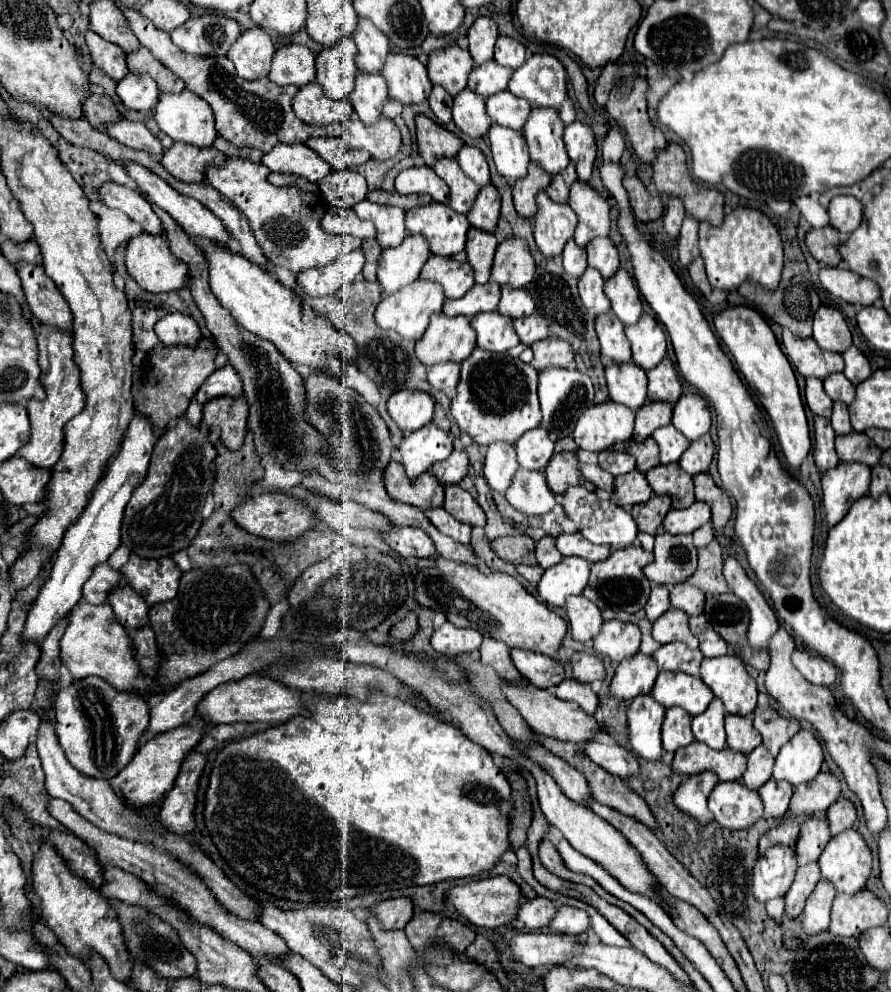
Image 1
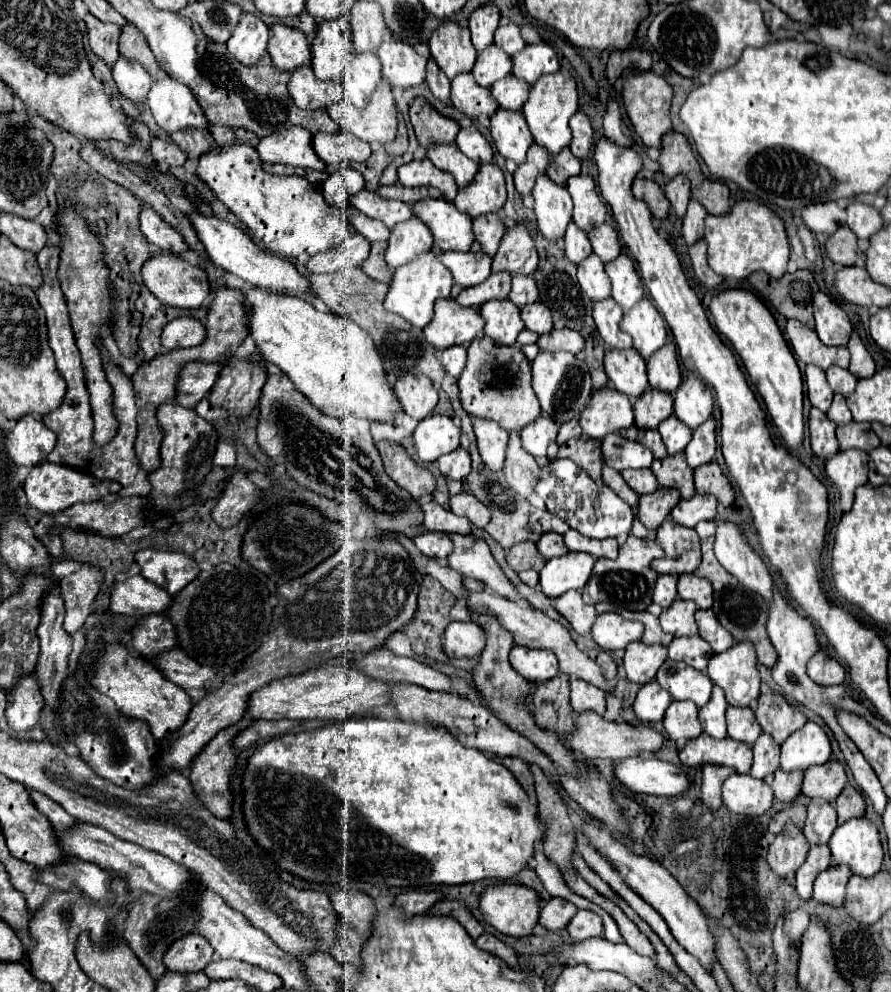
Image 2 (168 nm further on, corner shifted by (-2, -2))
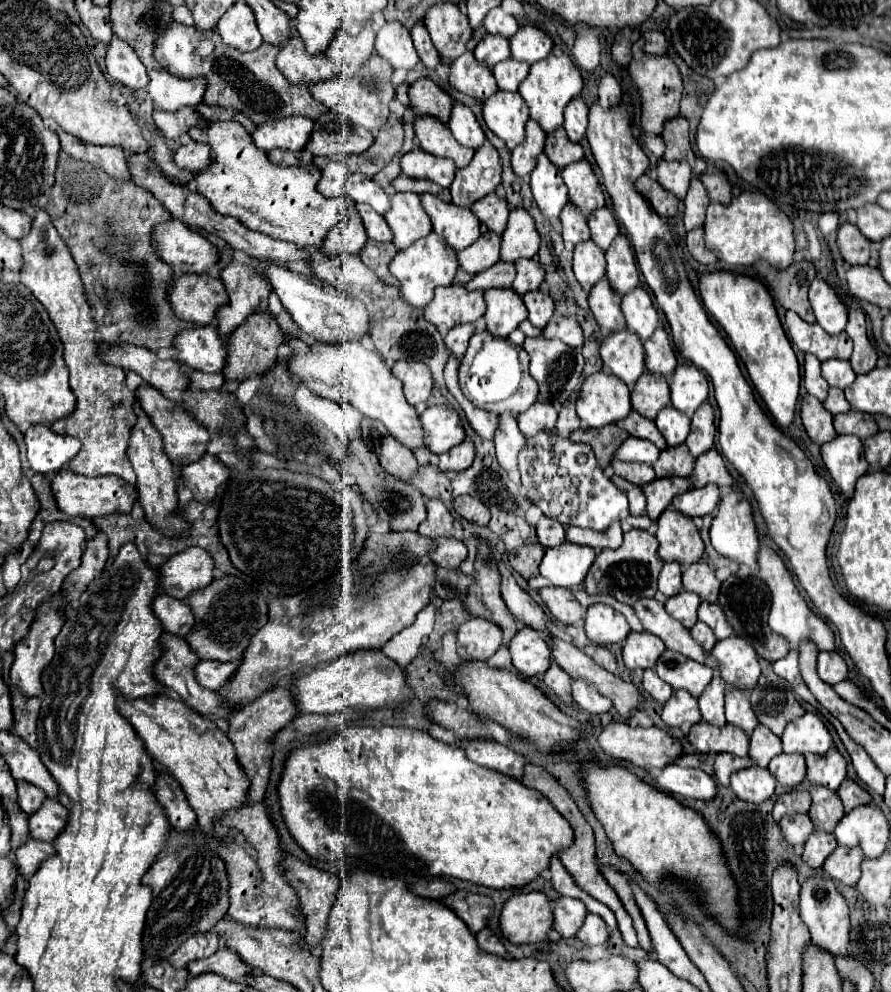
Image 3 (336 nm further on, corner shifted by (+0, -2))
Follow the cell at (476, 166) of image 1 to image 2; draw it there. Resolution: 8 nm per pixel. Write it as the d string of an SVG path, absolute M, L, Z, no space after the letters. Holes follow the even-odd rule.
M469 126L461 128L461 132L457 134L455 144L459 146L459 150L467 158L475 160L477 164L491 164L493 162L493 150L491 150L489 142L475 128L469 128Z

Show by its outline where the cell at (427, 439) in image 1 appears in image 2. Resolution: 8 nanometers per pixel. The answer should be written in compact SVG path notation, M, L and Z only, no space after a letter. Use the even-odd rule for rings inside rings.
M433 414L417 424L413 442L419 462L435 462L459 446L459 428L449 416Z

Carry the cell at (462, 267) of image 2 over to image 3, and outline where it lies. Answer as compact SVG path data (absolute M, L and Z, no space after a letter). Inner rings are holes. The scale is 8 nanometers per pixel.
M485 232L479 236L477 242L473 242L469 248L461 250L457 254L459 264L469 272L477 274L489 266L493 266L499 260L499 250L501 250L501 236L495 232Z

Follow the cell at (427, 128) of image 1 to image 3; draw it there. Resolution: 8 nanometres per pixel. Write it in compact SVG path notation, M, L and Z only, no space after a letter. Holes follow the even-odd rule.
M419 78L409 86L411 108L415 114L431 114L447 124L453 98L431 78Z

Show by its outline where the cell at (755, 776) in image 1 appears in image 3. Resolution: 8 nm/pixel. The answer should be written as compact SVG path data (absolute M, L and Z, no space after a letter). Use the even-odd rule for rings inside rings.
M759 724L753 734L751 734L751 742L749 742L749 756L753 758L753 762L757 766L767 766L769 760L773 756L781 754L781 738L775 736L769 728L765 728L763 724Z

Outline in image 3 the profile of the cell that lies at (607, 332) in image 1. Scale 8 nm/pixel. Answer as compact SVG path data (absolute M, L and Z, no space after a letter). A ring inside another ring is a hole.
M601 280L601 284L595 284L589 292L589 306L595 314L597 324L607 332L619 332L625 330L625 316L619 308L621 294L613 292L609 280Z

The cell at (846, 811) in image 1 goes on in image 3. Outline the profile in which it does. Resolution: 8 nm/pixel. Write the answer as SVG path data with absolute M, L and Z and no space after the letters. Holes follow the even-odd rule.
M845 778L845 780L841 782L841 786L839 786L837 794L839 794L839 796L841 796L841 800L843 800L845 812L851 812L853 808L857 808L857 806L863 806L863 804L869 804L869 802L871 802L871 794L869 794L865 788L861 788L857 782L849 780L849 778Z

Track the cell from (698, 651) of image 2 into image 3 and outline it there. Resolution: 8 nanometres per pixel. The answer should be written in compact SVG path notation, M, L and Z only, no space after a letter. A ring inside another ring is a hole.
M697 622L697 624L691 628L691 634L693 634L693 638L695 638L707 652L709 652L709 650L713 648L713 644L717 642L713 630L711 630L707 624L703 624L703 622Z

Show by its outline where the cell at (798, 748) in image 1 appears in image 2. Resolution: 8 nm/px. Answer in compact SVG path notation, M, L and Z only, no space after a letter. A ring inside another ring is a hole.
M807 722L799 732L791 734L781 744L781 768L785 772L801 770L809 766L821 766L831 756L831 744L823 728L815 722Z

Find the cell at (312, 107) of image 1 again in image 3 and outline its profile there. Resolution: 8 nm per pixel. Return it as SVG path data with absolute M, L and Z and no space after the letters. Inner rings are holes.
M291 36L277 54L277 68L291 84L313 86L319 80L327 80L339 74L337 64L327 56L309 56L299 36Z

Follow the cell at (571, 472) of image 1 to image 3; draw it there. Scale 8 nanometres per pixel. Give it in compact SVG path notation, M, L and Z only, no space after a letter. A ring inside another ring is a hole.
M609 424L605 428L591 428L591 430L575 430L569 436L573 442L585 442L593 448L595 458L601 468L607 468L607 464L613 460L613 452L629 438L629 432L619 428L617 424Z

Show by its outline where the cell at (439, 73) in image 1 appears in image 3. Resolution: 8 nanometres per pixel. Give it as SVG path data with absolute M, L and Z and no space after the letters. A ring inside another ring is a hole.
M439 2L431 6L425 14L425 26L445 66L449 66L463 52L467 52L465 44L469 42L473 30L467 16L457 4Z

